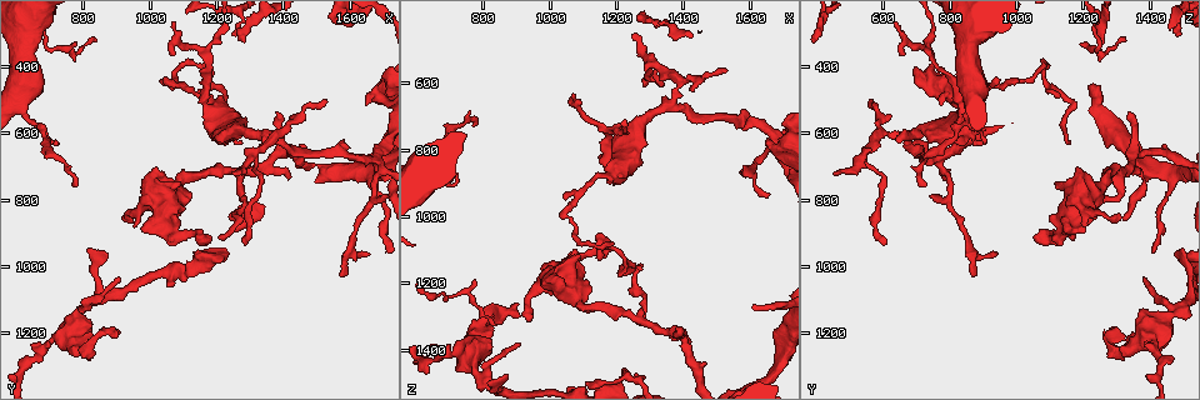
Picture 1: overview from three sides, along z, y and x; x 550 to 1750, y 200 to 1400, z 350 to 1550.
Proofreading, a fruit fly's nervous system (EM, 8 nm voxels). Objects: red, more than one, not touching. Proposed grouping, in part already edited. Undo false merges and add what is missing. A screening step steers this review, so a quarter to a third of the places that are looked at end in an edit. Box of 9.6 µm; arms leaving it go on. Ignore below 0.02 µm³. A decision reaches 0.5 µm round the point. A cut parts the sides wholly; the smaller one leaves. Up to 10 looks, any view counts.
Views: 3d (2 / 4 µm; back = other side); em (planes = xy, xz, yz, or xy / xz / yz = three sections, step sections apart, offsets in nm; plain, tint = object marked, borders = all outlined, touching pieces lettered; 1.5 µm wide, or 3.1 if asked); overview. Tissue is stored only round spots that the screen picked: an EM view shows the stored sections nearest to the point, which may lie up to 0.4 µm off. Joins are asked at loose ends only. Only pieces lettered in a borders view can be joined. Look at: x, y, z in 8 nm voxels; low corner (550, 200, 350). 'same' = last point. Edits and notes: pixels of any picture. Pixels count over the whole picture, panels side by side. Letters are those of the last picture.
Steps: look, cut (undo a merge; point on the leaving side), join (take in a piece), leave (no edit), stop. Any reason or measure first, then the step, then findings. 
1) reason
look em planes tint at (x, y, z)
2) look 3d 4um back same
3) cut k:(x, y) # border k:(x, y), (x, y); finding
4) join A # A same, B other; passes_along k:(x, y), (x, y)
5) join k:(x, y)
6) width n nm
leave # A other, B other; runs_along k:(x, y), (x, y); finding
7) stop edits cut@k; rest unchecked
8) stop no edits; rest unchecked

free end
look 3d 4um at (1170, 940, 1130)

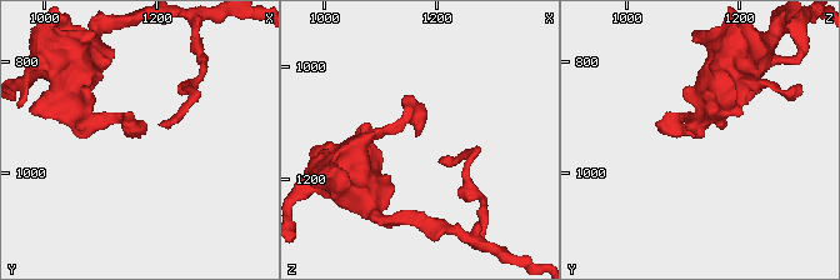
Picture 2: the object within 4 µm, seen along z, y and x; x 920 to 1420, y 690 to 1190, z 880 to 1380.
look em planes borders at (1170, 940, 1120)

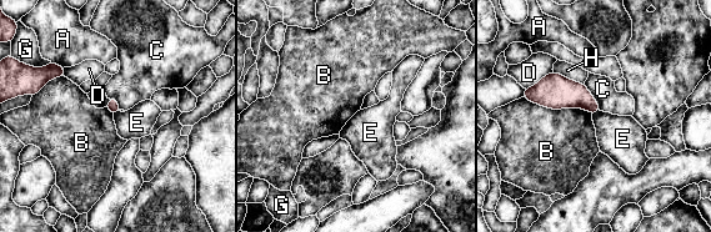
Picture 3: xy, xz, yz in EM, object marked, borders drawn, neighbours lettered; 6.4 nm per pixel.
longest_contact B 460 nm
leave # A other, B other, C other, D other, E other, G other, H other; no lettered piece goes on from it

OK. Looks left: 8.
thin end
look 3d 4um at (900, 1040, 1380)

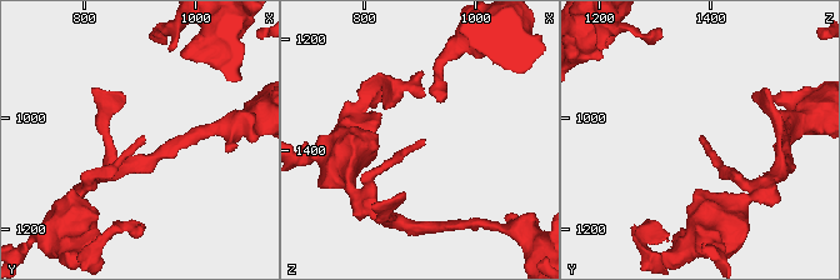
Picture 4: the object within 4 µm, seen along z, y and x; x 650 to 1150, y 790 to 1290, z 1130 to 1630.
look em xy step 4 tint at (905, 1035, 1385)

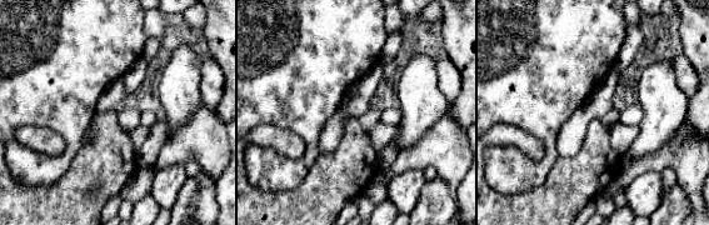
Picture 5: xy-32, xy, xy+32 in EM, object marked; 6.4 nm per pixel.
look em planes borders same

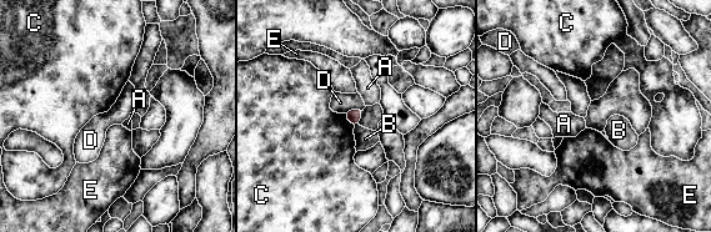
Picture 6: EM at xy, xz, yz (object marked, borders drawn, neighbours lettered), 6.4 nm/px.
width 90 nm
leave # A other, B other, C other, D other, E other; no lettered piece goes on from it

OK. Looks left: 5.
an open end
look em xy step 8 borders at (1280, 630, 1160)

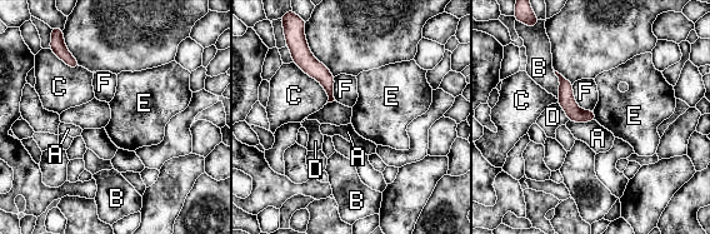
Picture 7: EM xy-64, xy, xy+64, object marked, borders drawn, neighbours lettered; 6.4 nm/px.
look em planes borders same

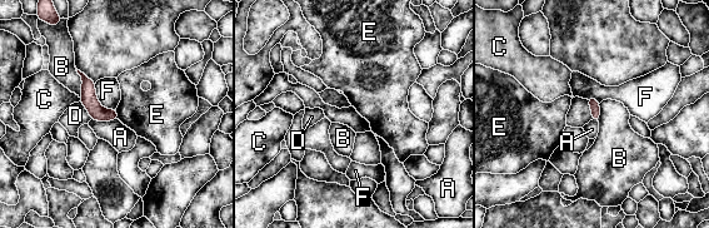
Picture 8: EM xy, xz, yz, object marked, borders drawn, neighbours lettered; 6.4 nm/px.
width 80 nm
leave # A other, B other, C other, D other, E other, F other; no lettered piece goes on from it

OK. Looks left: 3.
free end
look 3d 4um at (1390, 550, 1340)

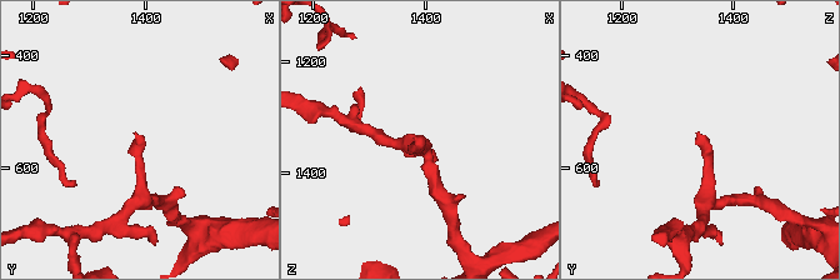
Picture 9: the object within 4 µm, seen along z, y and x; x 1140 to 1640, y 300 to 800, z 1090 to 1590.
shape alone is not enough
look em xy step 8 tint at (1395, 555, 1330)

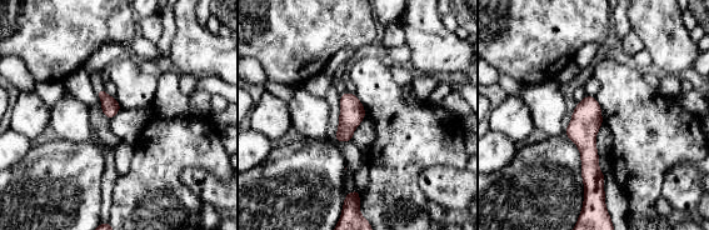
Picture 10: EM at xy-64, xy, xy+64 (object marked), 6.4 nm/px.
cut it another way
look em planes borders same

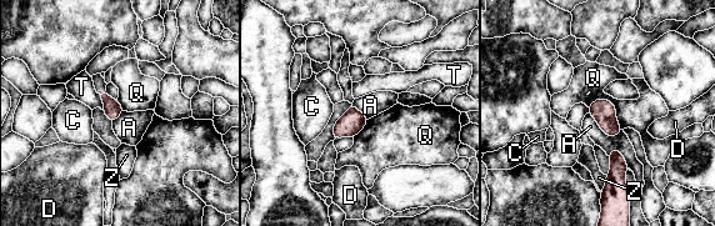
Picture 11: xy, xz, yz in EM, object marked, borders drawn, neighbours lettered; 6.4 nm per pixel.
width 110 nm
leave # A other, C other, D other, Q other, T other, Z other; none of them fits

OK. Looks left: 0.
stop no edits; rest unchecked

